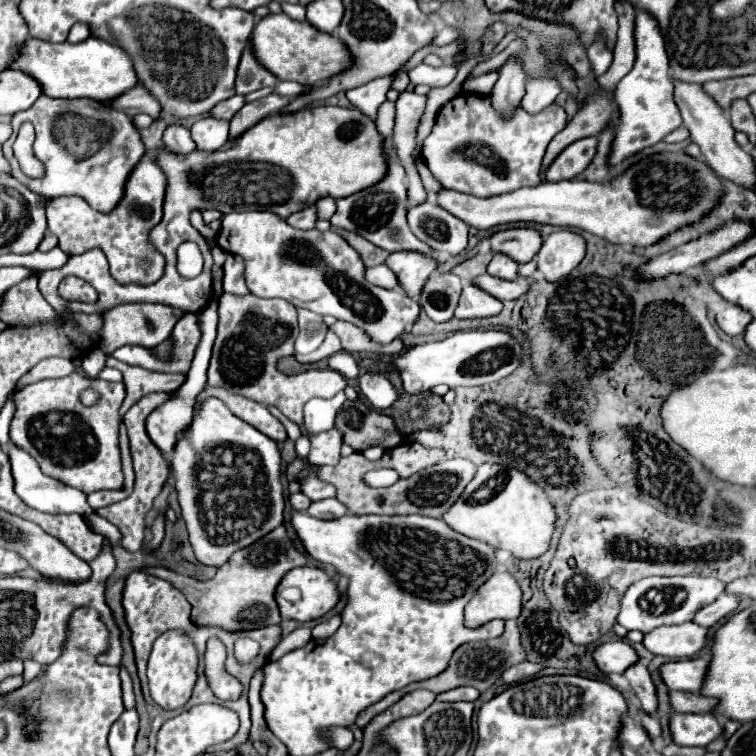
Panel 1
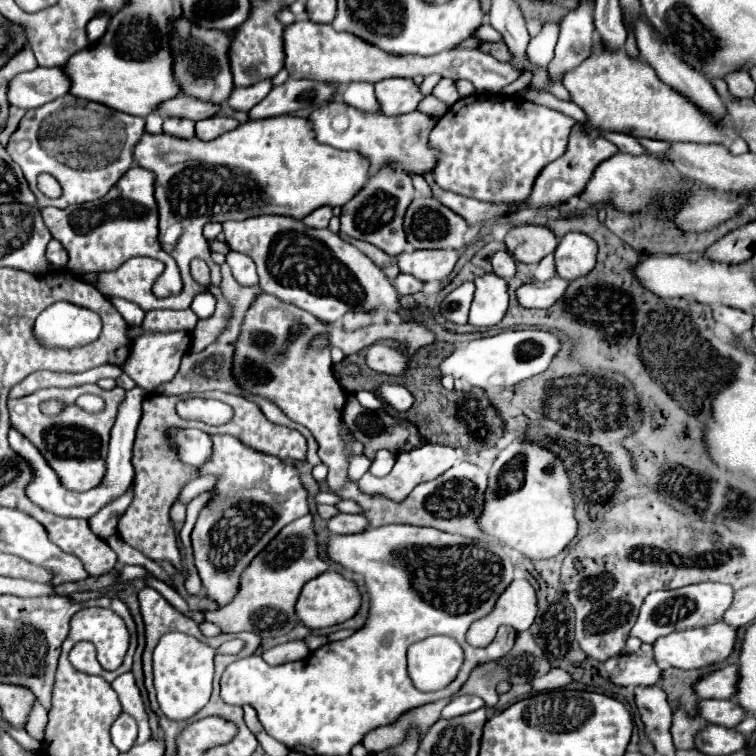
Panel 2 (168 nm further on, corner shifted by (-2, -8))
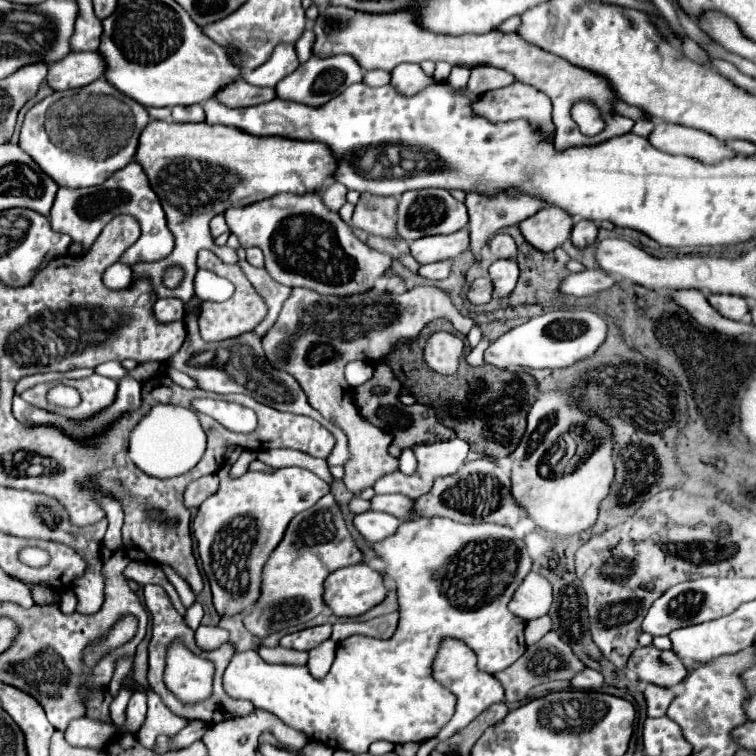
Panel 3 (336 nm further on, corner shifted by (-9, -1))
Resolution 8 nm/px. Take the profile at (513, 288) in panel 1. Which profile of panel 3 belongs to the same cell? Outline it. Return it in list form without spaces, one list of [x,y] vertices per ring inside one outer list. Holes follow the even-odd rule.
[[[587,269],[581,273],[571,273],[567,279],[563,279],[559,291],[565,295],[585,297],[585,295],[595,295],[605,289],[611,289],[611,285],[615,285],[615,279],[609,273]]]

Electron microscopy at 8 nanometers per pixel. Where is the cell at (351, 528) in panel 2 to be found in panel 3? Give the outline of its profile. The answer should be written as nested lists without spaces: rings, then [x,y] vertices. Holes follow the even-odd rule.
[[[367,511],[361,515],[355,515],[355,527],[359,533],[369,541],[383,541],[395,533],[395,529],[401,525],[401,521],[389,513],[379,513],[379,511]]]

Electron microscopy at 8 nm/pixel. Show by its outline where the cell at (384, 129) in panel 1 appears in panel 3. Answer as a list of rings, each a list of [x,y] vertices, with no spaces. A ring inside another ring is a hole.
[[[361,193],[351,225],[371,235],[395,237],[395,213],[397,197],[375,197],[371,193]]]

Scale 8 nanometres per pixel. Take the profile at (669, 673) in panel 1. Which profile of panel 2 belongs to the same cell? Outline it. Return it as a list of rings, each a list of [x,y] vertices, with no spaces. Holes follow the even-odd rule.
[[[724,666],[698,678],[694,682],[694,692],[698,694],[698,698],[732,698],[736,692],[736,680],[736,666]]]

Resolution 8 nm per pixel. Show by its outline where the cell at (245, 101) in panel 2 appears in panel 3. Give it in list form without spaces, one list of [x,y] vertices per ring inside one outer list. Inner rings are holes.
[[[277,45],[269,61],[259,65],[253,71],[243,71],[243,79],[257,87],[275,87],[283,77],[293,73],[299,67],[295,45]]]

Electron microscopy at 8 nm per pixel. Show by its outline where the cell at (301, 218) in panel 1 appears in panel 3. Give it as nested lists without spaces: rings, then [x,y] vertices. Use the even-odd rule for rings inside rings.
[[[331,183],[325,191],[323,191],[323,201],[329,209],[339,211],[345,205],[345,195],[347,195],[347,187],[341,183]]]

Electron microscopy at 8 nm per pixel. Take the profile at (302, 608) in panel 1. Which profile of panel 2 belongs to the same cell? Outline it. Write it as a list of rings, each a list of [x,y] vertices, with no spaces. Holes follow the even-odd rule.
[[[324,572],[310,582],[304,584],[298,600],[296,600],[296,614],[298,620],[308,628],[328,628],[352,618],[360,608],[360,592],[352,580],[342,578],[338,572]]]

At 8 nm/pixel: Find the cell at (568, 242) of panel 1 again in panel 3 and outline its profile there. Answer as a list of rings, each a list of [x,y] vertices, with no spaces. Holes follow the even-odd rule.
[[[579,221],[575,223],[573,227],[573,233],[571,233],[571,241],[577,245],[577,247],[587,247],[591,245],[593,241],[597,239],[597,225],[595,221]]]

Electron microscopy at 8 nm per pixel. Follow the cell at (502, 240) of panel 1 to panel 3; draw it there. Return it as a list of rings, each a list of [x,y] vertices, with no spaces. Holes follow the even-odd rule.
[[[545,205],[533,217],[521,221],[519,227],[523,237],[535,245],[535,249],[551,251],[555,247],[561,247],[571,237],[573,219],[563,209]]]

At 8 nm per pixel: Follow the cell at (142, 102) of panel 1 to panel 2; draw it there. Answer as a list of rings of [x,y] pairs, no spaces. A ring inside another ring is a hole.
[[[184,94],[174,96],[172,100],[166,100],[166,104],[160,104],[160,108],[156,108],[156,112],[166,116],[166,118],[168,116],[184,116],[184,118],[190,118],[194,122],[200,118],[214,116],[218,110],[220,110],[220,106],[214,106],[214,104],[184,96]]]

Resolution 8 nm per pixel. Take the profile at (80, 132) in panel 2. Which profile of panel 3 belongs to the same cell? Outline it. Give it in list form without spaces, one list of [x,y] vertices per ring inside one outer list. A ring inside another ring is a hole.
[[[99,79],[81,89],[55,91],[35,107],[31,107],[25,115],[19,147],[27,151],[33,161],[59,185],[59,187],[91,187],[103,183],[111,173],[123,169],[129,161],[133,161],[139,135],[143,127],[149,123],[147,109],[139,105],[135,99],[119,93],[109,81]]]

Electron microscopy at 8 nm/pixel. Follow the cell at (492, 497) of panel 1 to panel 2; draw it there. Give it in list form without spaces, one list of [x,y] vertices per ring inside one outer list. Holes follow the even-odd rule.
[[[514,440],[508,444],[498,458],[494,460],[490,474],[488,474],[488,490],[484,492],[484,508],[478,518],[478,528],[492,540],[498,540],[518,552],[522,552],[530,560],[544,560],[554,558],[560,554],[570,540],[576,536],[576,520],[574,520],[574,500],[570,496],[570,480],[562,466],[562,462],[552,456],[550,452],[544,452],[544,448],[538,448],[534,444]]]

